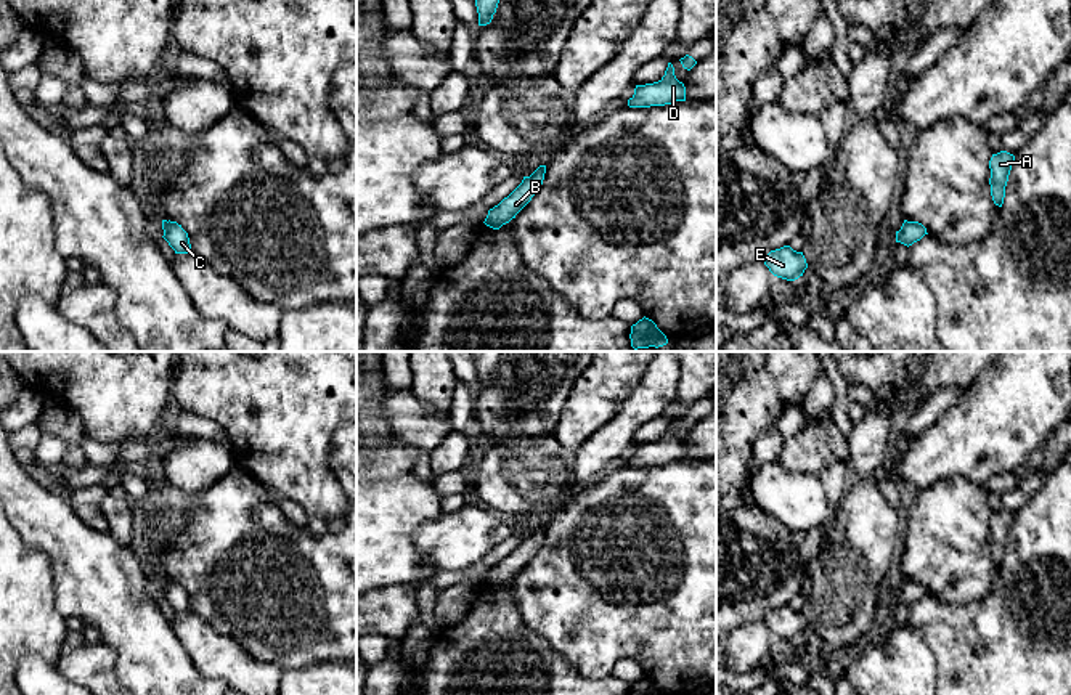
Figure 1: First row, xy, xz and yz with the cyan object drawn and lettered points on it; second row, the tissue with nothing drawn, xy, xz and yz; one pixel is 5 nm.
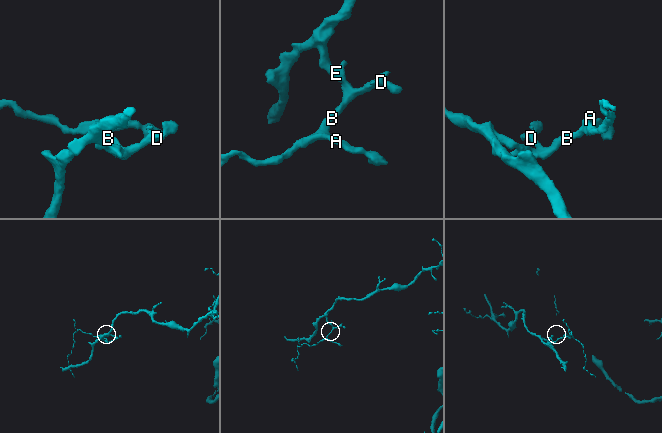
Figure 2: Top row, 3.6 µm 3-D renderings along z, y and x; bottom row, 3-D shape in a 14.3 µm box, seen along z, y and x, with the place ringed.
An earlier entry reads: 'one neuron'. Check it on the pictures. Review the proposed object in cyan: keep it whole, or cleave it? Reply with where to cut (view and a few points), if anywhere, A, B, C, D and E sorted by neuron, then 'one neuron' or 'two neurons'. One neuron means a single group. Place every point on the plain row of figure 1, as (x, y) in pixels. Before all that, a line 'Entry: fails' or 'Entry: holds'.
Entry: holds
no cut; A B C D E; one neuron

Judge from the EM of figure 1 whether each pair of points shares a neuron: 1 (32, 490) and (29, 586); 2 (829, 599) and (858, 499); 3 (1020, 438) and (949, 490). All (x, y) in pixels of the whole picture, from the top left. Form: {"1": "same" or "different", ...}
{"1": "different", "2": "same", "3": "different"}

